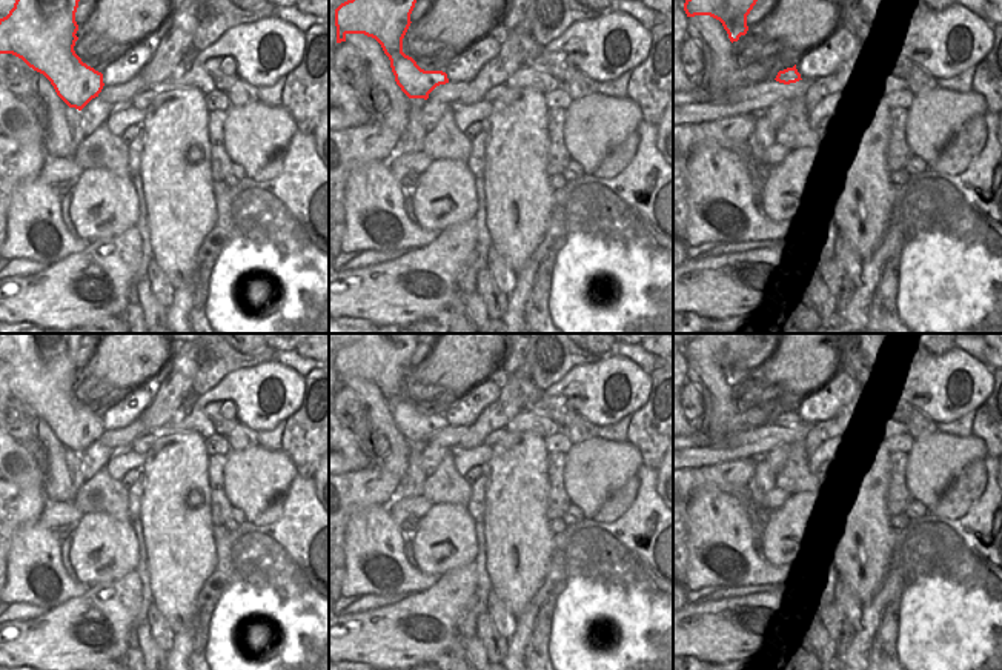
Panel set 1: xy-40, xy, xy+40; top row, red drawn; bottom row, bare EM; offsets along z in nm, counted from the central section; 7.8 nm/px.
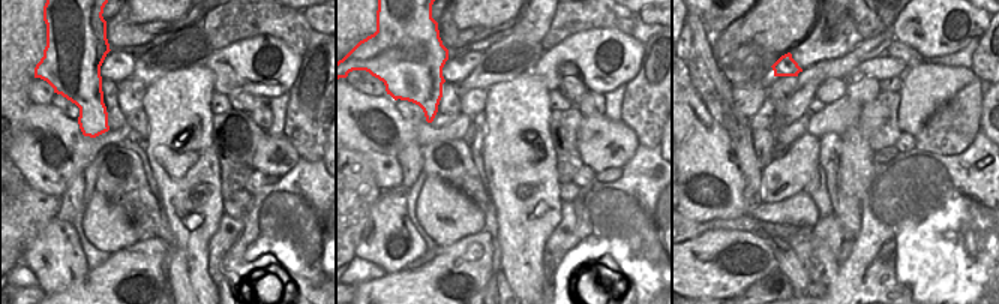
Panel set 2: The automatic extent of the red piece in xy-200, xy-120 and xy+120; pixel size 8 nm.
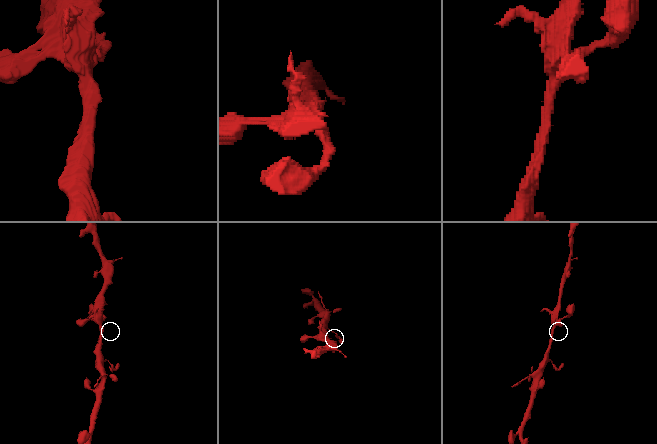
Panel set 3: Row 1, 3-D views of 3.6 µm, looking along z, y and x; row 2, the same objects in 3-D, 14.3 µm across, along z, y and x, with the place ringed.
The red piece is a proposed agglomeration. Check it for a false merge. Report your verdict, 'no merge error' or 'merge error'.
no merge error

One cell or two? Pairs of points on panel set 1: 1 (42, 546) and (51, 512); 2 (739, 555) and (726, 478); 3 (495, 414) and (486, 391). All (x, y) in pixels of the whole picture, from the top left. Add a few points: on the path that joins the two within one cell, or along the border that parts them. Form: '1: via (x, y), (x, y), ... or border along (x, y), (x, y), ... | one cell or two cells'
1: border along (37, 523), (57, 534) | two cells
2: border along (692, 494), (701, 486), (715, 486), (735, 495) | two cells
3: border along (506, 375), (500, 395), (467, 426) | two cells

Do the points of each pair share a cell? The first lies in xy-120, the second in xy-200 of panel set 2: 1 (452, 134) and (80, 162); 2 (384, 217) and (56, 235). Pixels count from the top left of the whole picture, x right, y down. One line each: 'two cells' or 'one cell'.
1: one cell
2: one cell

